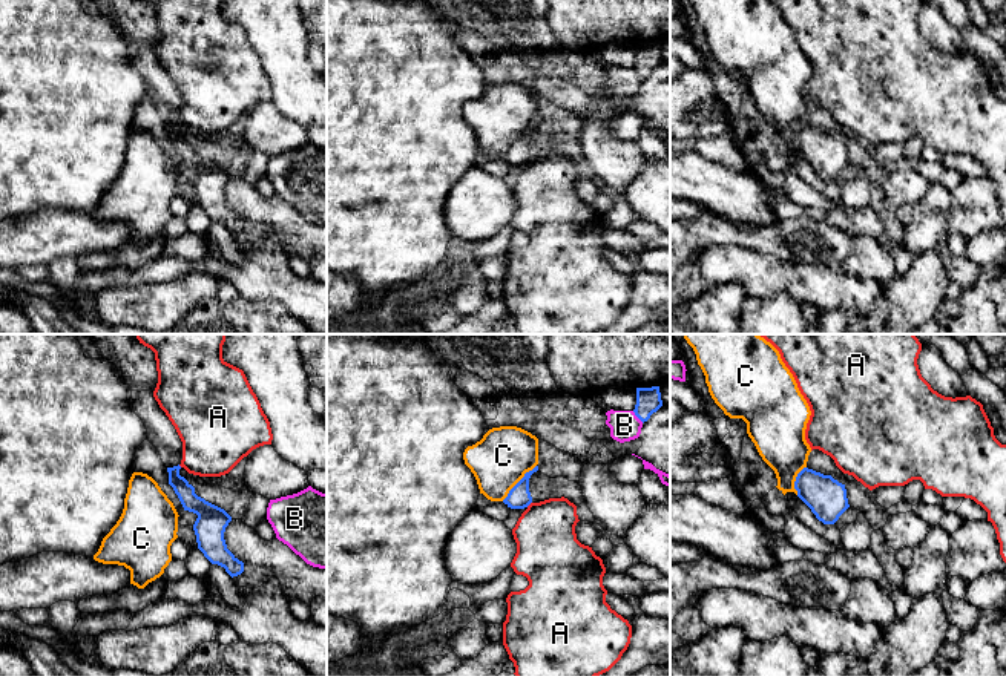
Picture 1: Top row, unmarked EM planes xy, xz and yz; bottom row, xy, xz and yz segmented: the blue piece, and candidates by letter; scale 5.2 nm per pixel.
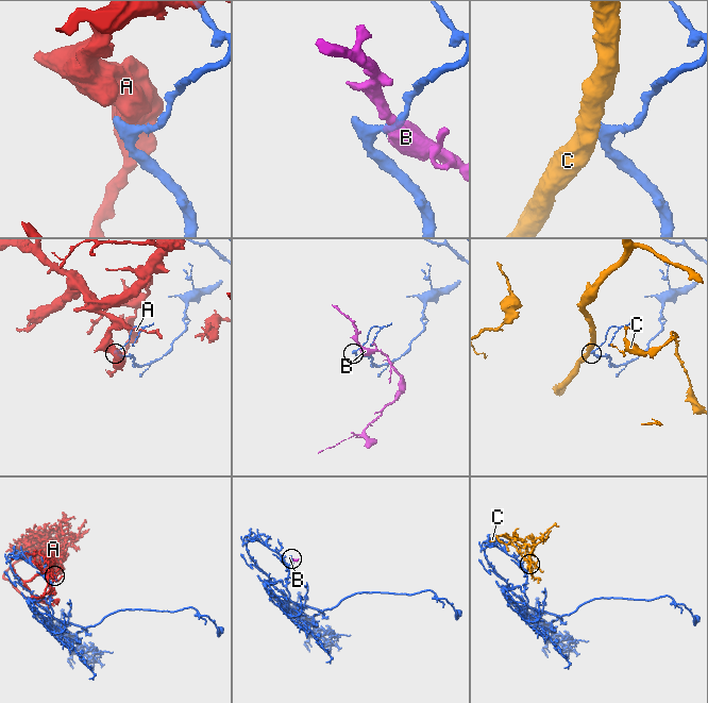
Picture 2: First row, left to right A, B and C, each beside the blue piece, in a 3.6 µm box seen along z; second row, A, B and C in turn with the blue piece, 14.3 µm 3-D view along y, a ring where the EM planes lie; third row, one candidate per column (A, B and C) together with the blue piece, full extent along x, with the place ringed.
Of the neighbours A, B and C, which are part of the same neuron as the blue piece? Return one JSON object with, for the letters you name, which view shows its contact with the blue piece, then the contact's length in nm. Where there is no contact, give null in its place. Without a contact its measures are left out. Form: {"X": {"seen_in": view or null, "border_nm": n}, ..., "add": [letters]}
{"add": []}

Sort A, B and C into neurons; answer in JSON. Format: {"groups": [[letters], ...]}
{"groups": [["A"], ["B"], ["C"]]}

